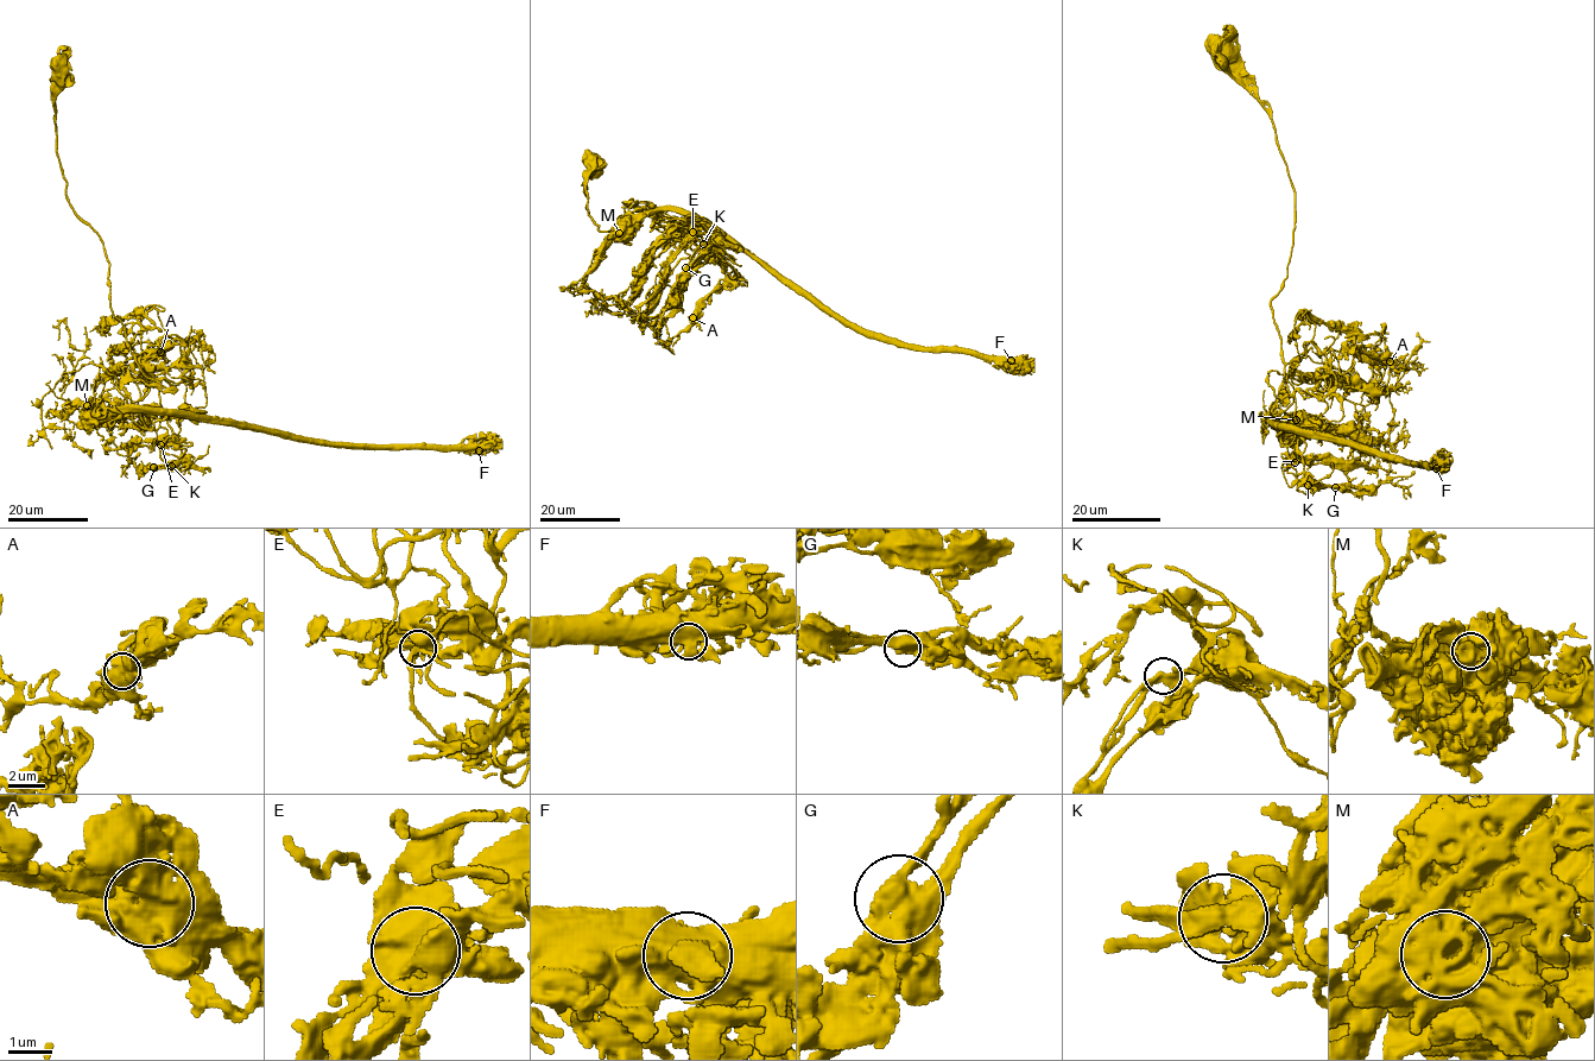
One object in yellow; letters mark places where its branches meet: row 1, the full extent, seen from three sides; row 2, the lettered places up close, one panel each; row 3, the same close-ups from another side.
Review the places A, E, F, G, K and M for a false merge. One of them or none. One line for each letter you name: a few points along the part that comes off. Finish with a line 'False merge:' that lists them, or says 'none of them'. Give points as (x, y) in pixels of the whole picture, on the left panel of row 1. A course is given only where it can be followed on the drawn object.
M: Course of the part to remove: (87, 405), (172, 410), (249, 423), (331, 444), (467, 446), (473, 439), (500, 436)
False merge: M

